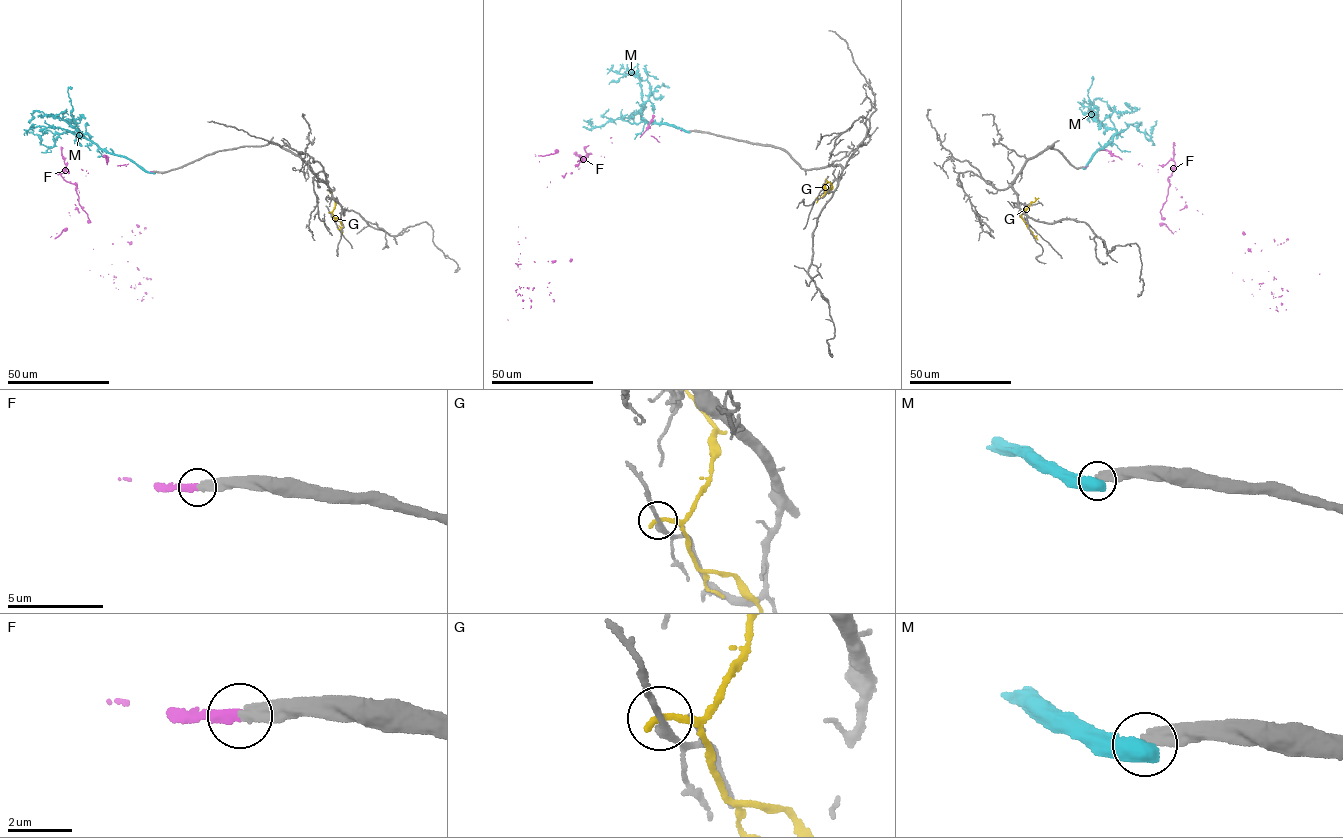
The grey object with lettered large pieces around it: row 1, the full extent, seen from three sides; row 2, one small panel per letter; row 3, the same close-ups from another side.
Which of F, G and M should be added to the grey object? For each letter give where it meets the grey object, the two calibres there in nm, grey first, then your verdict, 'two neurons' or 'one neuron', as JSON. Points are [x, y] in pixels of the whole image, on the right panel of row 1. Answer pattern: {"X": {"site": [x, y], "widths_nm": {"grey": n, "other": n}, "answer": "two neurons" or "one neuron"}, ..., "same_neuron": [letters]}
{"F": {"site": [1083, 167], "widths_nm": {"grey": 400, "other": 360}, "answer": "one neuron"}, "G": {"site": [1021, 216], "widths_nm": {"grey": 240, "other": 240}, "answer": "two neurons"}, "M": {"site": [1083, 168], "widths_nm": {"grey": 460, "other": 700}, "answer": "two neurons"}, "same_neuron": ["F"]}

